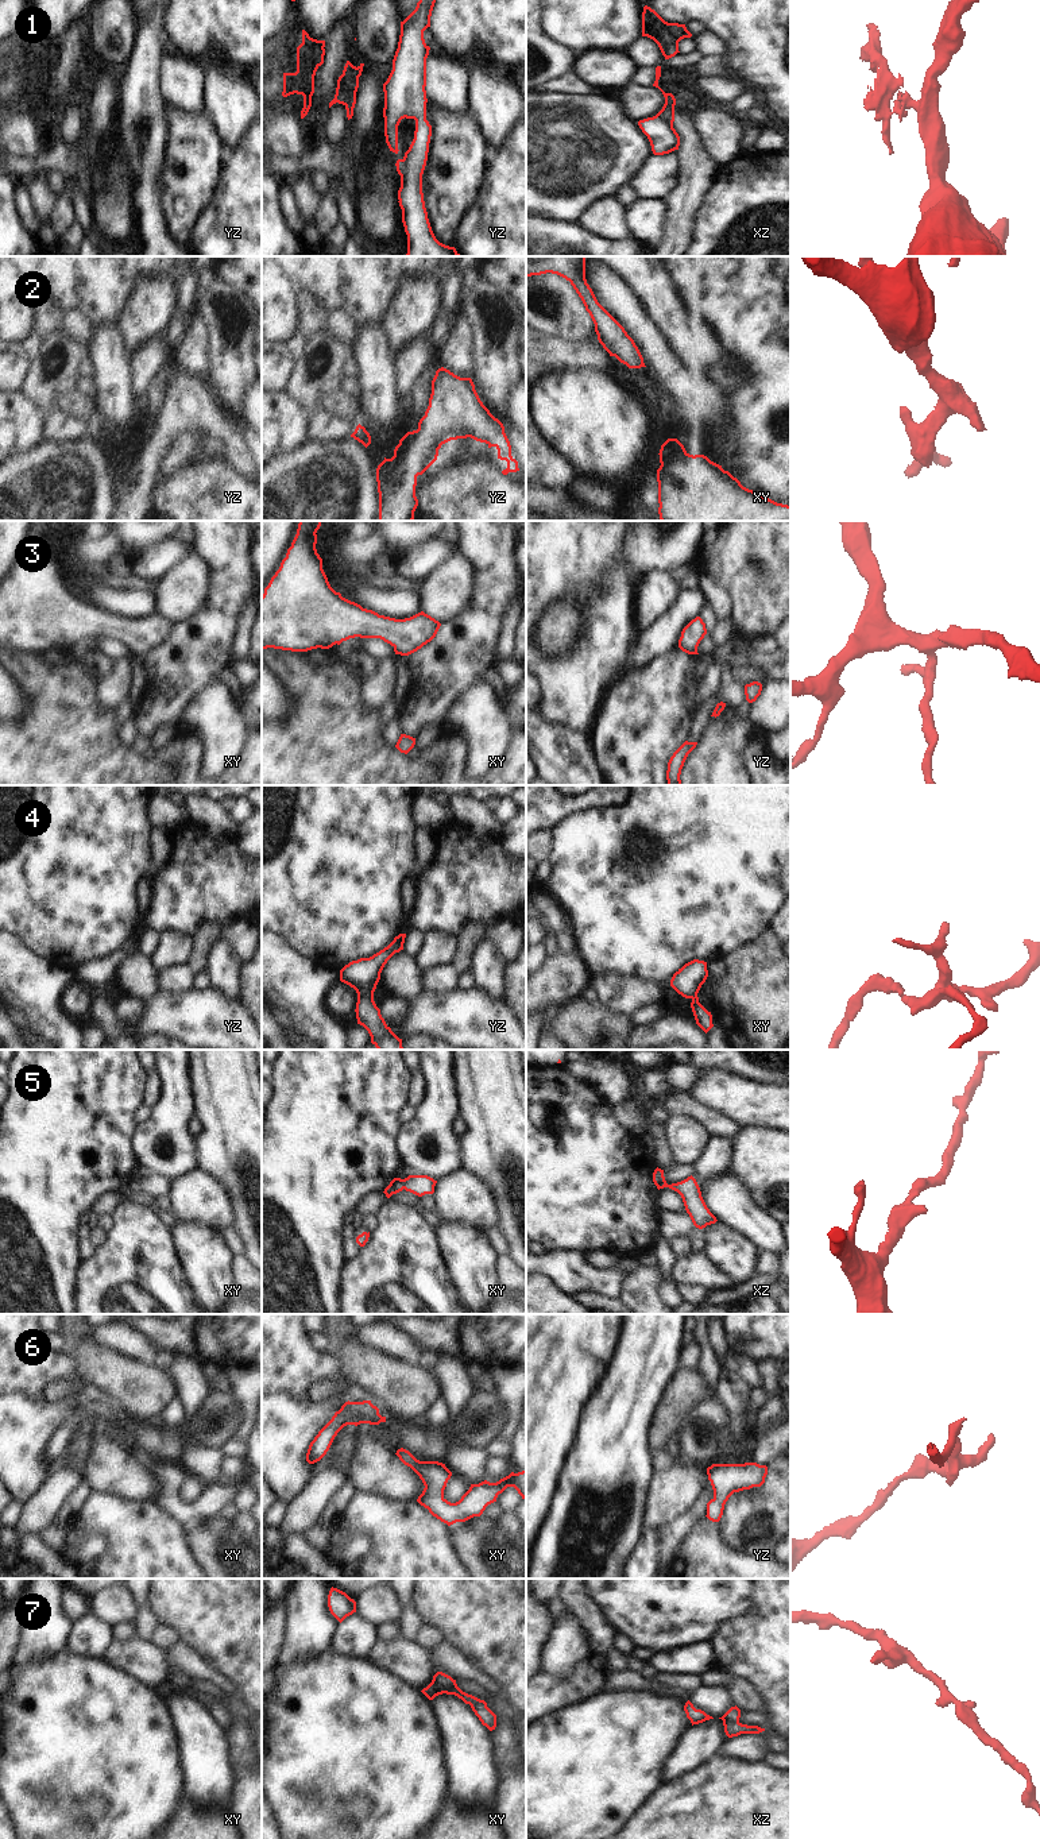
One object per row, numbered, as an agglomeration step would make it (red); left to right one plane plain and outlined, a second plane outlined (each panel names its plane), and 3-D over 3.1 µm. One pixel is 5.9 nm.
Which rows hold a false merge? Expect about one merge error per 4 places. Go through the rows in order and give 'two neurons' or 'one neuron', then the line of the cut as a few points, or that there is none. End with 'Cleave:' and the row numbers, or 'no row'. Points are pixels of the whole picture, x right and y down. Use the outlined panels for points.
1: two neurons; cut in xz along (656, 115), (672, 124)
2: one neuron; no cut
3: one neuron; no cut
4: one neuron; no cut
5: one neuron; no cut
6: one neuron; no cut
7: one neuron; no cut
Cleave: 1

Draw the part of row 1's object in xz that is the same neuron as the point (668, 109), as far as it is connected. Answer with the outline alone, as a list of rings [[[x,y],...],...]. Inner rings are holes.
[[[657,66],[657,67],[656,67],[656,81],[654,81],[653,86],[658,88],[658,89],[662,92],[664,97],[665,97],[665,104],[664,104],[662,109],[657,113],[657,116],[661,117],[661,119],[664,119],[665,121],[673,124],[673,121],[674,121],[674,105],[676,105],[676,98],[674,98],[674,96],[673,96],[672,93],[665,93],[665,92],[658,86],[658,80],[660,80],[660,77],[661,77],[661,66]]]

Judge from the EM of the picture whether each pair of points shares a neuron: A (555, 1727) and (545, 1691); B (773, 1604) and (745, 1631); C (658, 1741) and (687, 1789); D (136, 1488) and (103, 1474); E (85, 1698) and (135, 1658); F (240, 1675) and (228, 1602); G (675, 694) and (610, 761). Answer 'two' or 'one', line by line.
A: two
B: one
C: two
D: one
E: two
F: one
G: one

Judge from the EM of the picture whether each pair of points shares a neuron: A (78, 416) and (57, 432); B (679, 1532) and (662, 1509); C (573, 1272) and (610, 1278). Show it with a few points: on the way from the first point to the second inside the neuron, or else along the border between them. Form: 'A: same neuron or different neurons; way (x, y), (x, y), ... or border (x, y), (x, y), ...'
A: same neuron; way (73, 421), (62, 427)
B: different neurons; border (696, 1501), (689, 1510), (657, 1530)
C: same neuron; way (583, 1278), (600, 1278)

